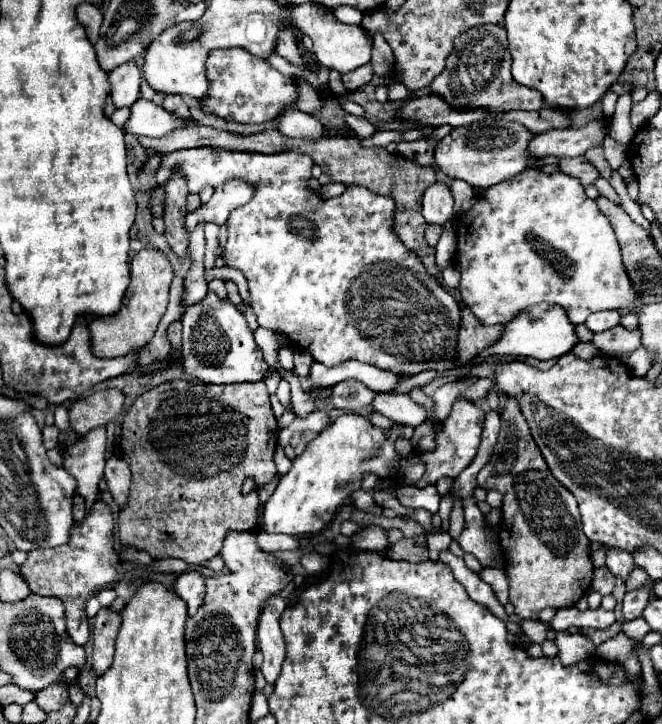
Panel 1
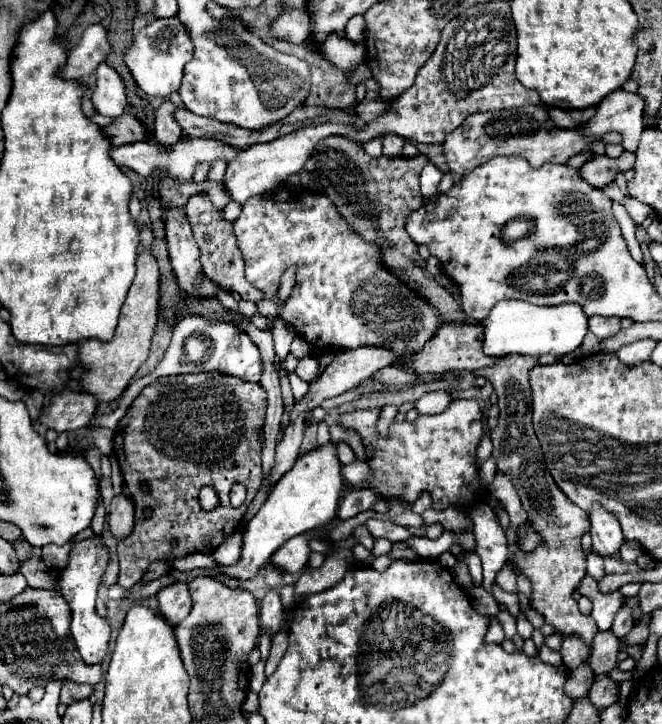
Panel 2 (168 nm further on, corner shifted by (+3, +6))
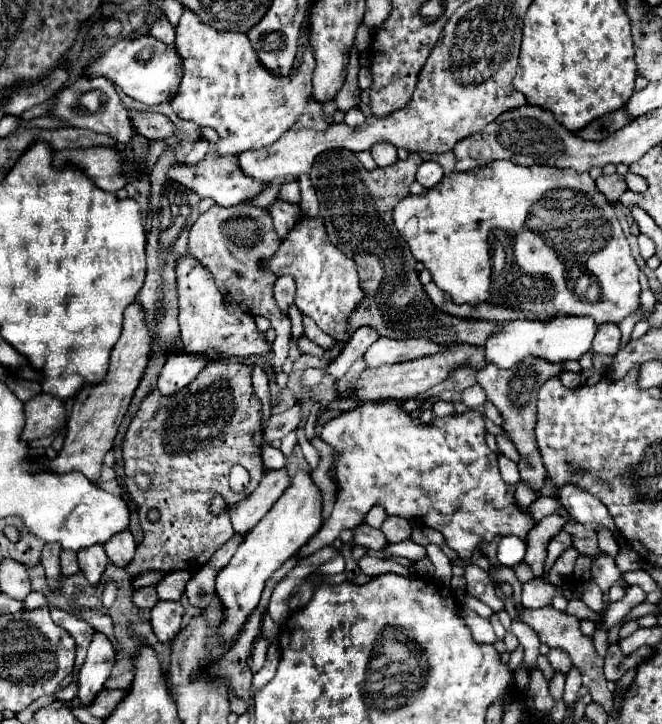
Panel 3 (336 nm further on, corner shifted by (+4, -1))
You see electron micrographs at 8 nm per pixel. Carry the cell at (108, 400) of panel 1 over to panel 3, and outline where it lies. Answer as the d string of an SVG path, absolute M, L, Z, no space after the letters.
M38 393L30 401L26 401L24 409L26 409L26 425L22 429L24 431L22 439L26 443L48 437L60 431L66 423L64 403L50 393Z

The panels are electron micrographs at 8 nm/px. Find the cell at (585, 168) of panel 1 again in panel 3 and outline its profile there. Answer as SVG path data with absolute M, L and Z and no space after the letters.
M614 173L614 175L600 175L600 177L596 179L596 187L598 187L598 191L604 193L606 199L612 201L612 203L618 201L618 197L628 189L624 175L618 175L618 173Z

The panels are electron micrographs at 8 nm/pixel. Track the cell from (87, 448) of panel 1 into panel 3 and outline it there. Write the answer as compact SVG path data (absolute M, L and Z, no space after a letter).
M94 545L94 547L78 551L78 563L80 563L80 569L82 569L84 577L88 579L88 583L98 585L104 569L108 565L108 557L104 553L104 547Z

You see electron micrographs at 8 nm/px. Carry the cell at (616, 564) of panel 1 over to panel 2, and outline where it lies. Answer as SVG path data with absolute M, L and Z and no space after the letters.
M593 506L589 520L591 520L593 552L603 556L603 558L617 556L621 544L625 542L617 518L611 512L603 510L601 506Z

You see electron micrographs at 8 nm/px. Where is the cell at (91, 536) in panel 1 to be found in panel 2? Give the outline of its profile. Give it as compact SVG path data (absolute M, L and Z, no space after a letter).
M91 536L87 540L71 542L69 562L55 578L55 588L65 596L65 600L71 606L71 636L77 644L79 654L87 664L97 664L107 654L109 624L95 612L97 588L107 570L107 564L109 564L109 548L103 544L103 536Z

